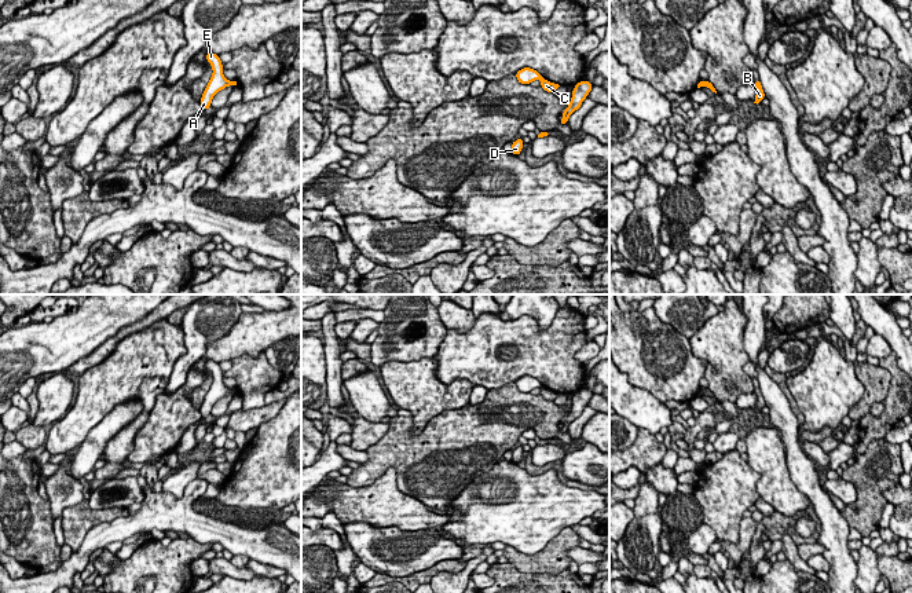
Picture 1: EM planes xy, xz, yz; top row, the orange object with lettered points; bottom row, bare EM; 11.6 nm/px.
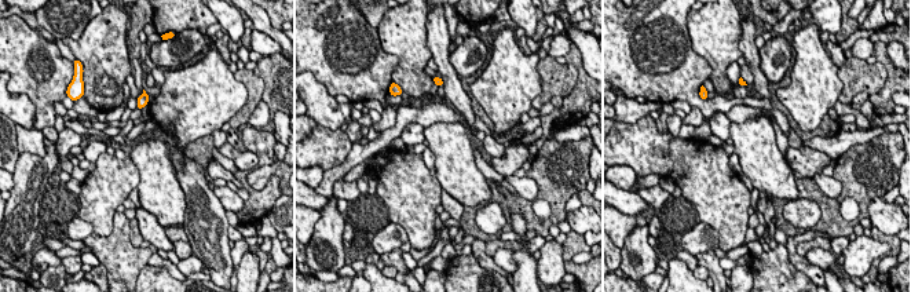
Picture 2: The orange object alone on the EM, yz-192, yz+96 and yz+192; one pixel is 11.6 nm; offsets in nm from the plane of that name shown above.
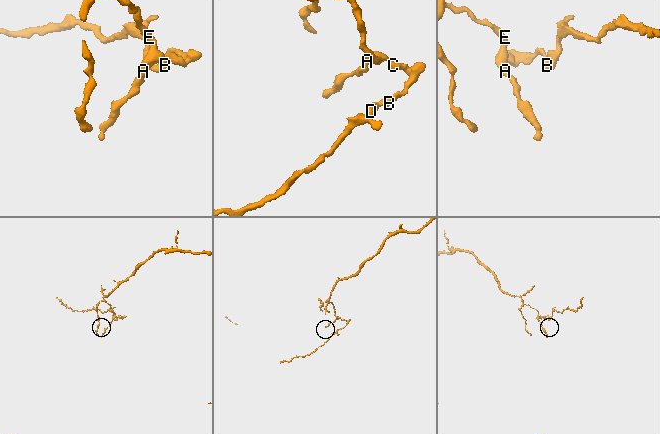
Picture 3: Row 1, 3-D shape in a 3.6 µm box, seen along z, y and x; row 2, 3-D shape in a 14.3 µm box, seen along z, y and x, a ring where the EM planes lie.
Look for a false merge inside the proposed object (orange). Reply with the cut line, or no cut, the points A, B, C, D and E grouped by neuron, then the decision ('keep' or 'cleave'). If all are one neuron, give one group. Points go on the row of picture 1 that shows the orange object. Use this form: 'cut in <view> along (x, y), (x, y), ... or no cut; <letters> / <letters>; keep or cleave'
cut in yz along (700, 81), (702, 85); A E / B C D; cleave

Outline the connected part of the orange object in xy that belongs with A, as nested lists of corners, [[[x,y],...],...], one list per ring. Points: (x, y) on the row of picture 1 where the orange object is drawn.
[[[208,52],[206,61],[210,63],[213,74],[199,100],[202,110],[208,110],[210,107],[212,99],[219,91],[232,85],[232,81],[227,80],[223,74],[223,63],[219,55]]]

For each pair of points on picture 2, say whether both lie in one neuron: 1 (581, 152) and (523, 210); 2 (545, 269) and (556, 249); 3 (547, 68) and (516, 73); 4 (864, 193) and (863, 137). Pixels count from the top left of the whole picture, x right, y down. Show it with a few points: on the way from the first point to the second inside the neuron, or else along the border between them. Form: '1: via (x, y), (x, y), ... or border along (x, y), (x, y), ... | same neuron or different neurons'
1: via (559, 176), (558, 215), (548, 223) | same neuron
2: via (549, 265), (552, 254) | same neuron
3: border along (540, 59), (537, 73), (541, 91), (531, 101) | different neurons
4: border along (888, 132), (869, 142), (853, 143), (836, 161) | different neurons

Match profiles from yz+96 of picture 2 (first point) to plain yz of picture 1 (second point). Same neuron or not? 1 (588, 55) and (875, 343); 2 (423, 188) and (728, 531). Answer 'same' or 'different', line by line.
1: different
2: same

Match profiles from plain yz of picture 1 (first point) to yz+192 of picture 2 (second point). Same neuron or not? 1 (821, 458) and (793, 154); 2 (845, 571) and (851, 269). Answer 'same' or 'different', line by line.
1: different
2: different

